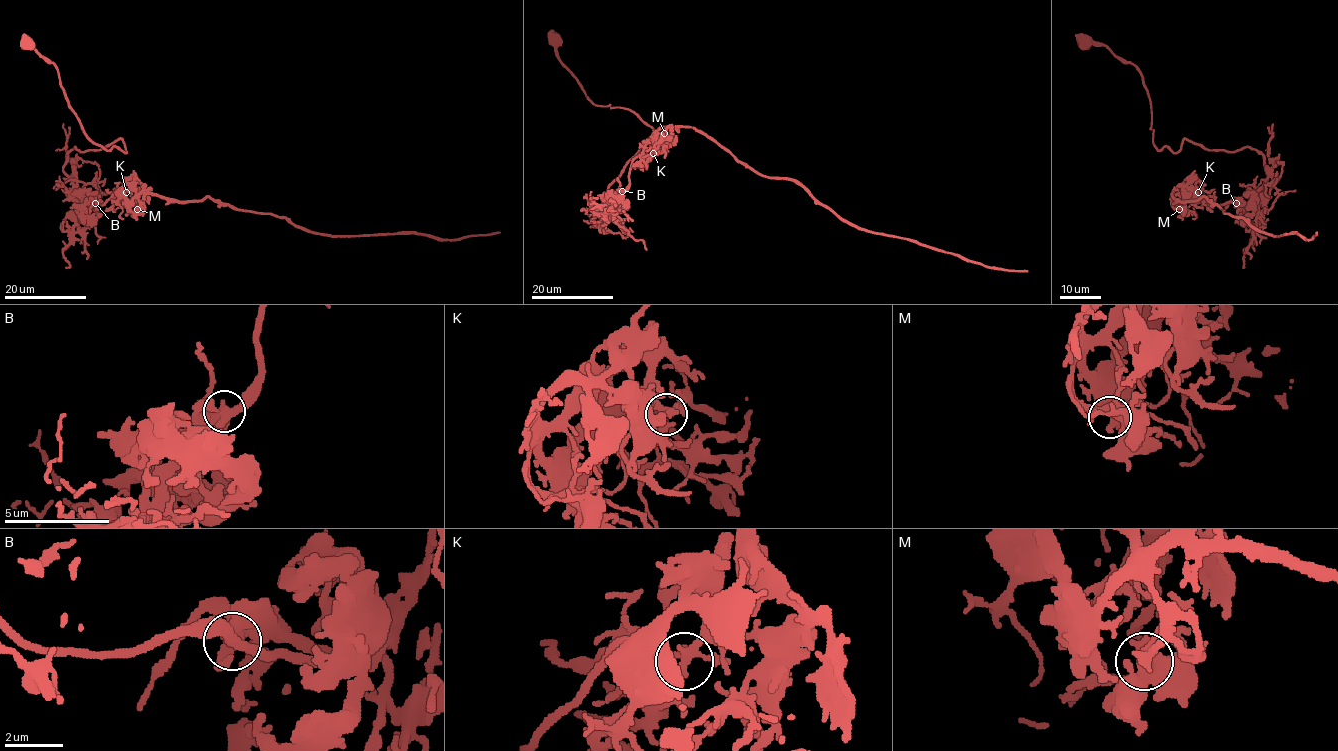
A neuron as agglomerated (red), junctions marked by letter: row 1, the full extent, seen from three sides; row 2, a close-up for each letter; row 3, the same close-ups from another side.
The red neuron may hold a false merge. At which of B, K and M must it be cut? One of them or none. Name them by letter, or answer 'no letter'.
B

